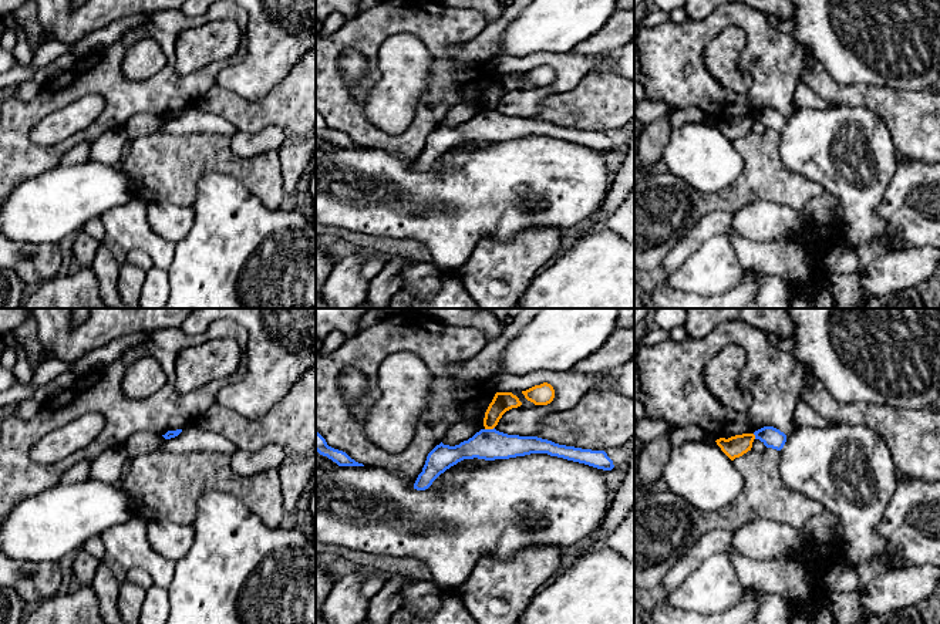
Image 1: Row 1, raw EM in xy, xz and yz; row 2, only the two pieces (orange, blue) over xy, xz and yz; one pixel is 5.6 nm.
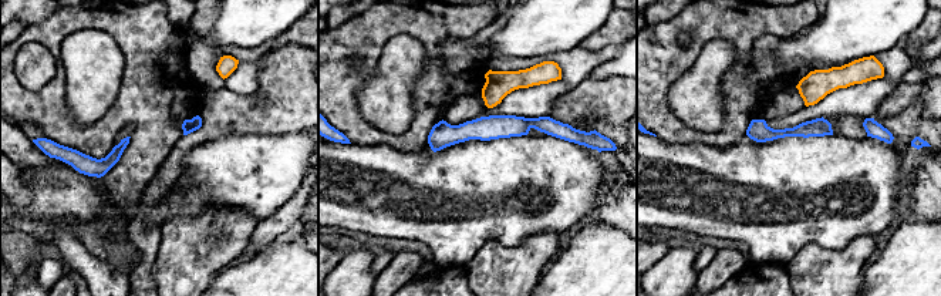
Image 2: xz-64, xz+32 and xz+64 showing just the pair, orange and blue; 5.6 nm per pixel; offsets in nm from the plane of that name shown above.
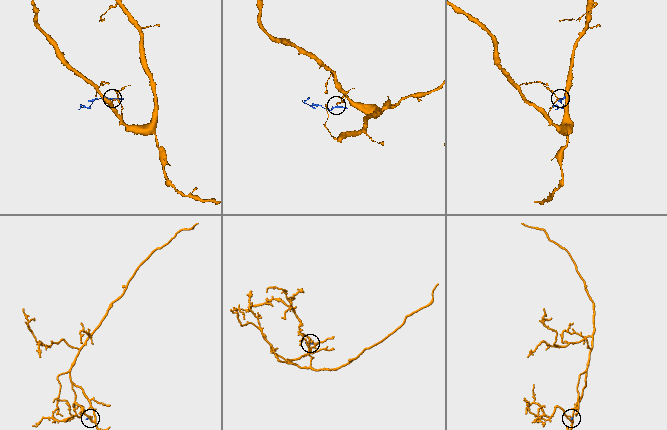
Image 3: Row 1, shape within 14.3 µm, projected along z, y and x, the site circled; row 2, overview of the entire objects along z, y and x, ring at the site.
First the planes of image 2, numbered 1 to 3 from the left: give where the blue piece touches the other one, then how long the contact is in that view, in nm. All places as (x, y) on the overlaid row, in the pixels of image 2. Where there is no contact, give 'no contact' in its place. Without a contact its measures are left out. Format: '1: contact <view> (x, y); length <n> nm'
1: no contact
2: no contact
3: no contact

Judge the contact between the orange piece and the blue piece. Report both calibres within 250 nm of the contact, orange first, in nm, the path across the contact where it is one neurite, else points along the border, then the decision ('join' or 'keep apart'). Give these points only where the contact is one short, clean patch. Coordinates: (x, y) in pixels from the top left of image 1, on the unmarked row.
calibres 110 and 180 nm; border xz (494, 108), (485, 111); keep apart

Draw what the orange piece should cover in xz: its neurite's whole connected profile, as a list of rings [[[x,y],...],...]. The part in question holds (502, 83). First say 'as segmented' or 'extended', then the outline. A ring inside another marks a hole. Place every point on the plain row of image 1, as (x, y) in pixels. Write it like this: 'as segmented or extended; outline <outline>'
as segmented; outline [[[496,74],[485,94],[485,111],[493,111],[506,92],[518,90],[520,87],[522,84],[512,74]]]

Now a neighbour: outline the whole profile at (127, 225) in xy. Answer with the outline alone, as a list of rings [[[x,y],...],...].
[[[132,198],[125,205],[105,210],[100,219],[105,227],[105,237],[114,240],[125,252],[139,249],[151,256],[158,269],[171,267],[176,243],[161,237],[151,229],[146,202]]]

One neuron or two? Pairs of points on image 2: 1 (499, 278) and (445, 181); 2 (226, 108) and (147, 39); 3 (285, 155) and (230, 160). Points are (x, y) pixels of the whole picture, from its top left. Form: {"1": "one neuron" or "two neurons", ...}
{"1": "two neurons", "2": "two neurons", "3": "one neuron"}

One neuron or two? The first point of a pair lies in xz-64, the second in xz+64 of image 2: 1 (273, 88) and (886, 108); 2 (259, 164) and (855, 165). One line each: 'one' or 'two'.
1: one
2: one

